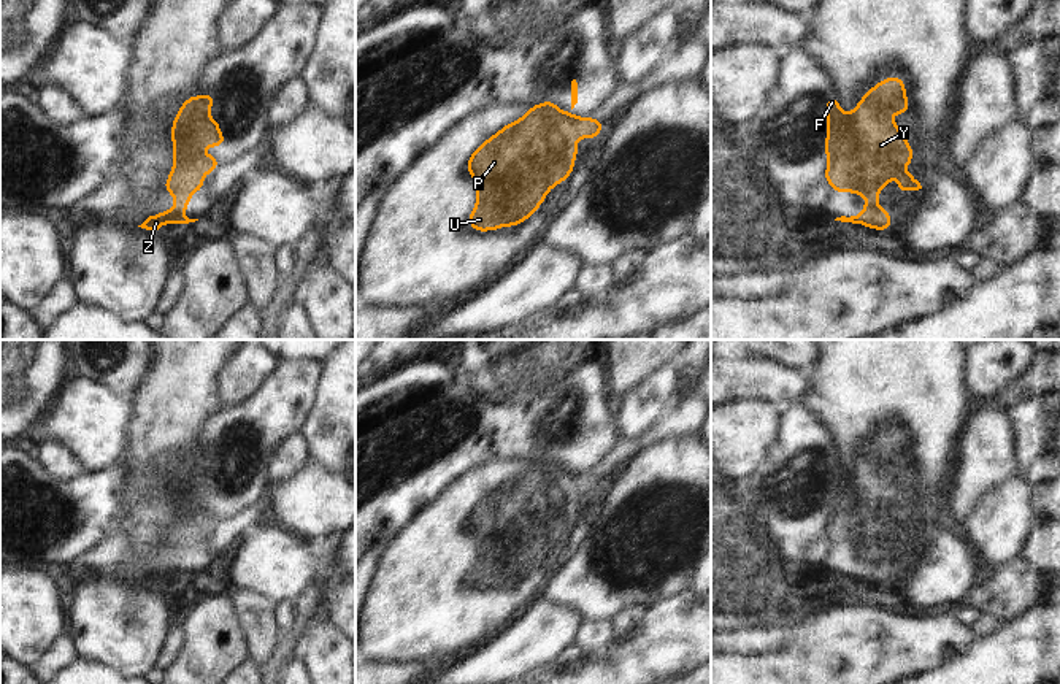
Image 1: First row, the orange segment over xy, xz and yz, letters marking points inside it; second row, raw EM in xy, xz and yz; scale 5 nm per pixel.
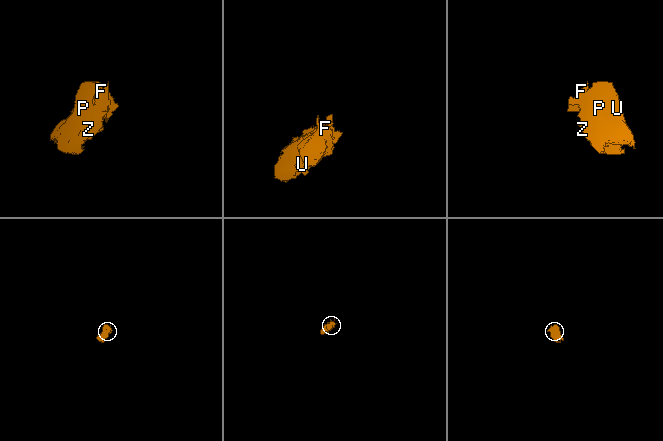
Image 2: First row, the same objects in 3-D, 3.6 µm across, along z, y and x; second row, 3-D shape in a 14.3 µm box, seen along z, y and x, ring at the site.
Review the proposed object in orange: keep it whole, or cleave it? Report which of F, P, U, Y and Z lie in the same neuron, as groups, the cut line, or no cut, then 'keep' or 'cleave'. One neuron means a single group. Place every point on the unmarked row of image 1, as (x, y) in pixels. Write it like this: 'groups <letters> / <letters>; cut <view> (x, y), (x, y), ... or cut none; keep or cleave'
groups F / P U Y Z; cut yz (846, 472), (841, 499), (832, 514), (825, 535); cleave

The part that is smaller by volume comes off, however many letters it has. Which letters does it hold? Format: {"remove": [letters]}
{"remove": ["F"]}

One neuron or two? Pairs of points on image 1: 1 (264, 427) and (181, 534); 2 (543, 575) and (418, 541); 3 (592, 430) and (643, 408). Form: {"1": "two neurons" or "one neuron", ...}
{"1": "two neurons", "2": "one neuron", "3": "two neurons"}

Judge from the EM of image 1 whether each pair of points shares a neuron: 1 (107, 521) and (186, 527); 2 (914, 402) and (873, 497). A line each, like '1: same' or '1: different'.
1: different
2: same

